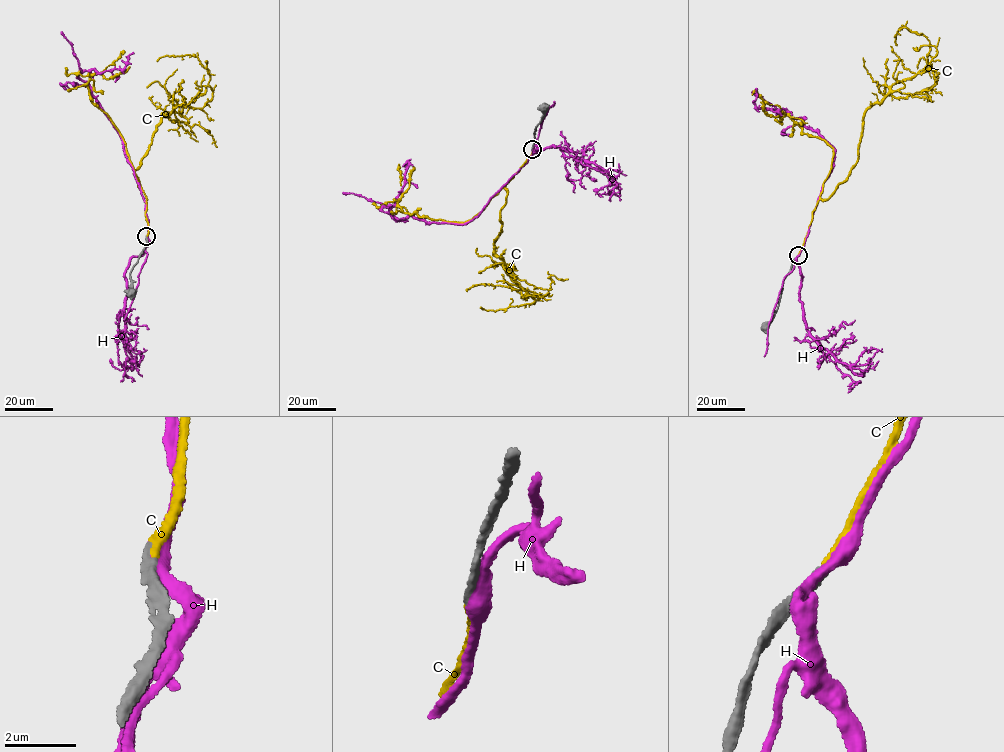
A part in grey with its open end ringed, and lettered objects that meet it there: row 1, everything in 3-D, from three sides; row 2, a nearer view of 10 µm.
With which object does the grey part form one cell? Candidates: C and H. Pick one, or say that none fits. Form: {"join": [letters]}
{"join": ["C"]}

